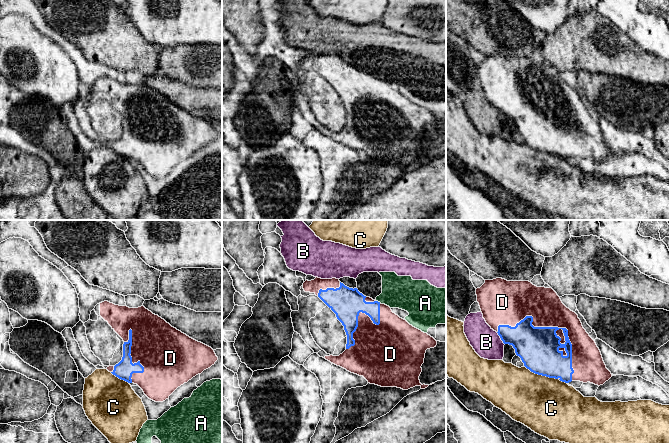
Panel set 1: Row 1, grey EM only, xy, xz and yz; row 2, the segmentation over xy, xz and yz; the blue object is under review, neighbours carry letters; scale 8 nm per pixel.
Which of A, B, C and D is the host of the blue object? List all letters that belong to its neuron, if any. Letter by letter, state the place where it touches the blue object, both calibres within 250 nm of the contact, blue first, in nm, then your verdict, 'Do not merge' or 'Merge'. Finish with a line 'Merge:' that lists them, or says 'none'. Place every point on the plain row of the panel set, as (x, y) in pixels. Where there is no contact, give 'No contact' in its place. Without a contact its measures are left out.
A: Touches blue at xz (377, 77). Thickness 240 nm (blue) against 260 nm. Do not merge
B: Touches blue at yz (500, 113). Thickness 280 nm (blue) against 240 nm. Do not merge
C: Touches blue at yz (545, 151). Thickness 340 nm (blue) against 460 nm. Do not merge
D: Touches blue at yz (554, 103). Thickness 340 nm (blue) against 280 nm. Merge
Merge: D

